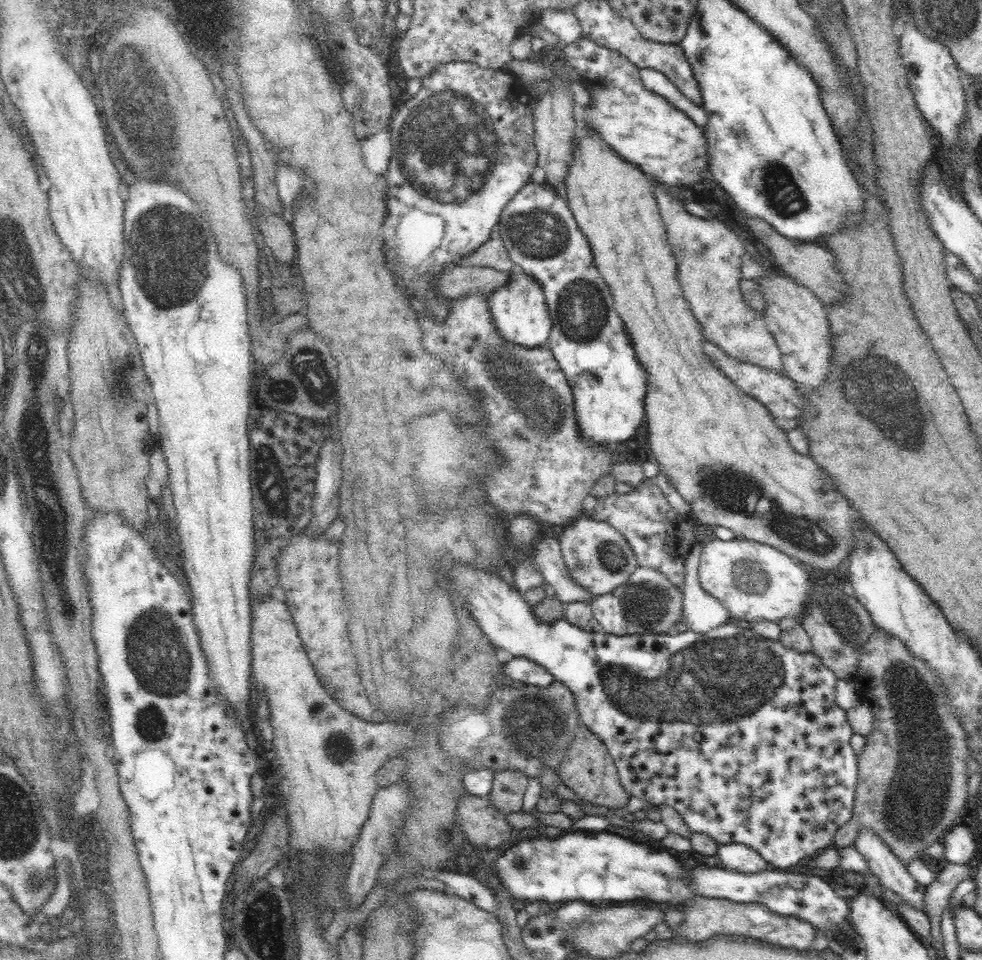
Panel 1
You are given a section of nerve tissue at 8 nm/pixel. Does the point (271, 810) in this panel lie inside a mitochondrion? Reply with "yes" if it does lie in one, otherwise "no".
no

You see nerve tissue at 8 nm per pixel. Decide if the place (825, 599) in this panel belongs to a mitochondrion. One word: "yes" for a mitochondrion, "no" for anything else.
yes

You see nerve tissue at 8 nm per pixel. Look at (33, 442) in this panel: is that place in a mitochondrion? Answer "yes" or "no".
yes

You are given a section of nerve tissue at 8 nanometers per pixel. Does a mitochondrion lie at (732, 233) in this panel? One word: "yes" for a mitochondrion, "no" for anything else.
no

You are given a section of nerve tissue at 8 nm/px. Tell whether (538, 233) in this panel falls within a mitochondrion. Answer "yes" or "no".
yes

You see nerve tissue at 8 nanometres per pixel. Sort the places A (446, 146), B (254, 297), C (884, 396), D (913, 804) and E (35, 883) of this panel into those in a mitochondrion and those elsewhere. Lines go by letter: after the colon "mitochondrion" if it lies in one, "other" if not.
A: mitochondrion
B: other
C: mitochondrion
D: mitochondrion
E: mitochondrion

